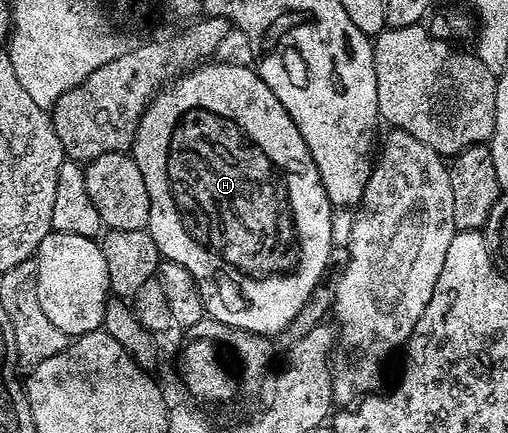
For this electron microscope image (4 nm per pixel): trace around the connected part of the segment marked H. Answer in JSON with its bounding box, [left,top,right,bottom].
[131,60,335,336]

